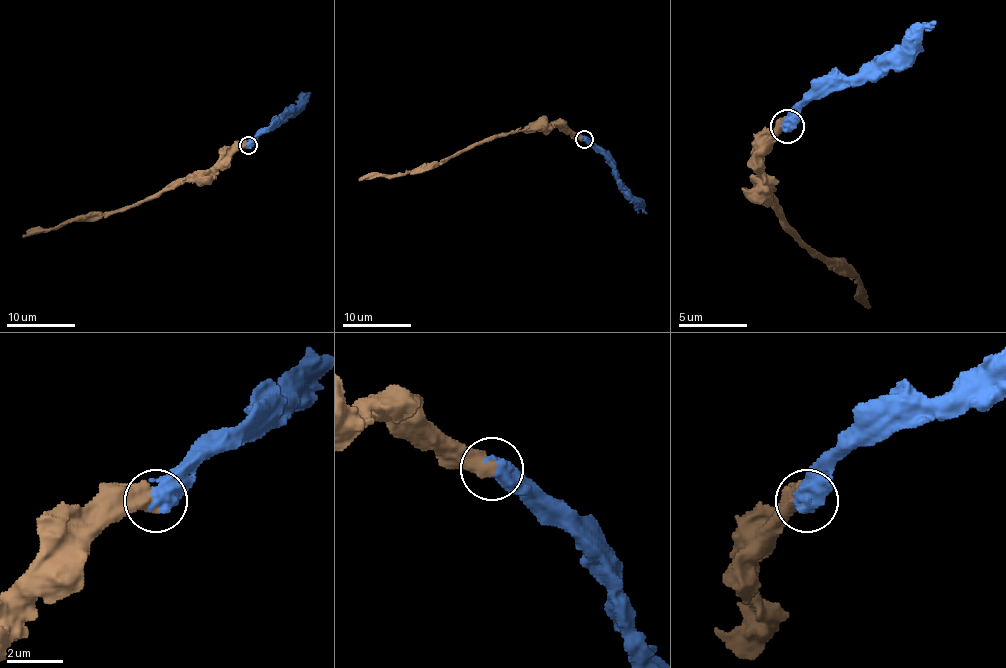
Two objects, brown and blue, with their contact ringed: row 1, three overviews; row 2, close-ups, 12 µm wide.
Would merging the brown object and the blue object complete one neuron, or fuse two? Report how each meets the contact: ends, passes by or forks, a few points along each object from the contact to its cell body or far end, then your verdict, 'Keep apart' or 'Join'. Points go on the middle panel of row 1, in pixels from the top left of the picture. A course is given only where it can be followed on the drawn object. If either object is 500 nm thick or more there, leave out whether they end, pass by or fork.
Course of brown: (583, 138), (556, 126), (525, 126), (439, 162), (358, 180). Course of blue: (583, 138), (604, 155), (616, 181), (647, 214). Join

